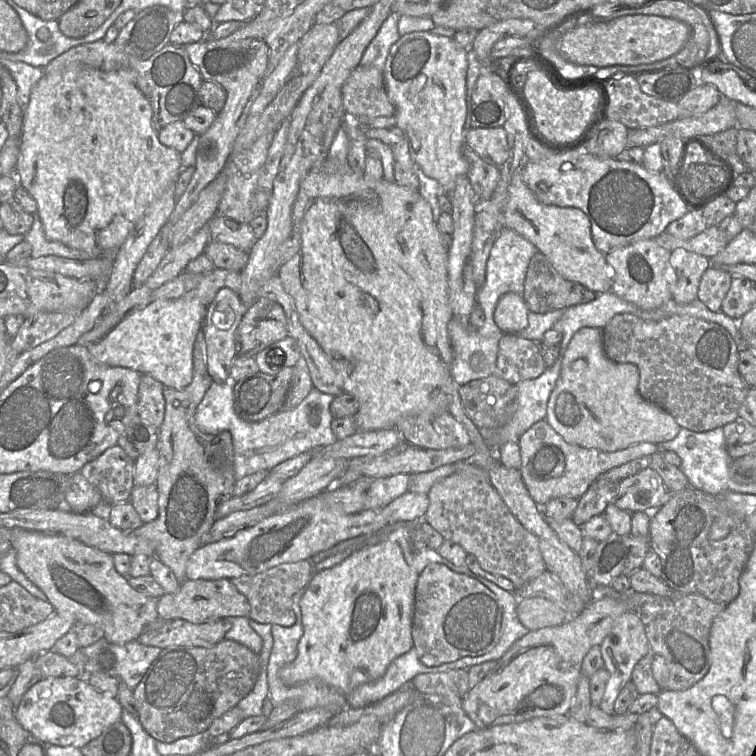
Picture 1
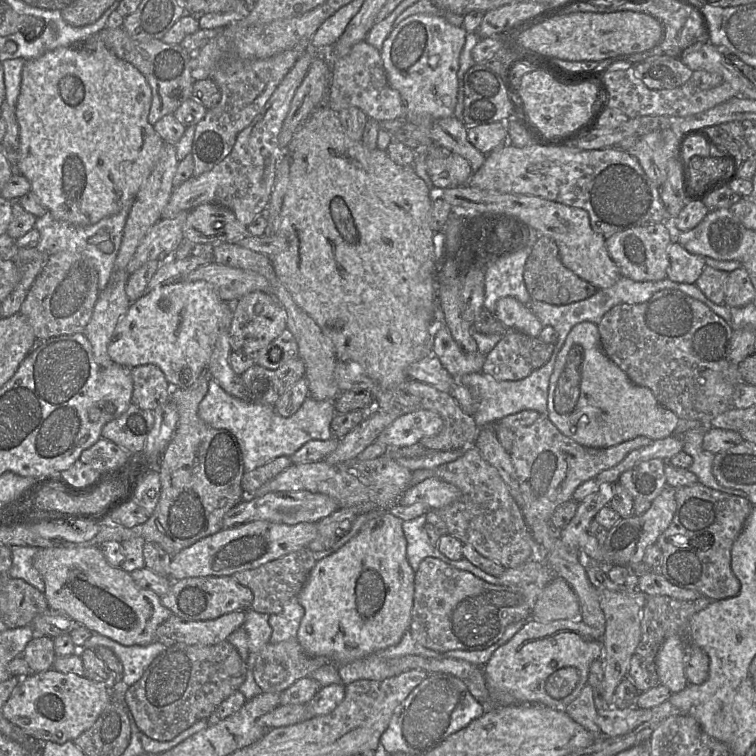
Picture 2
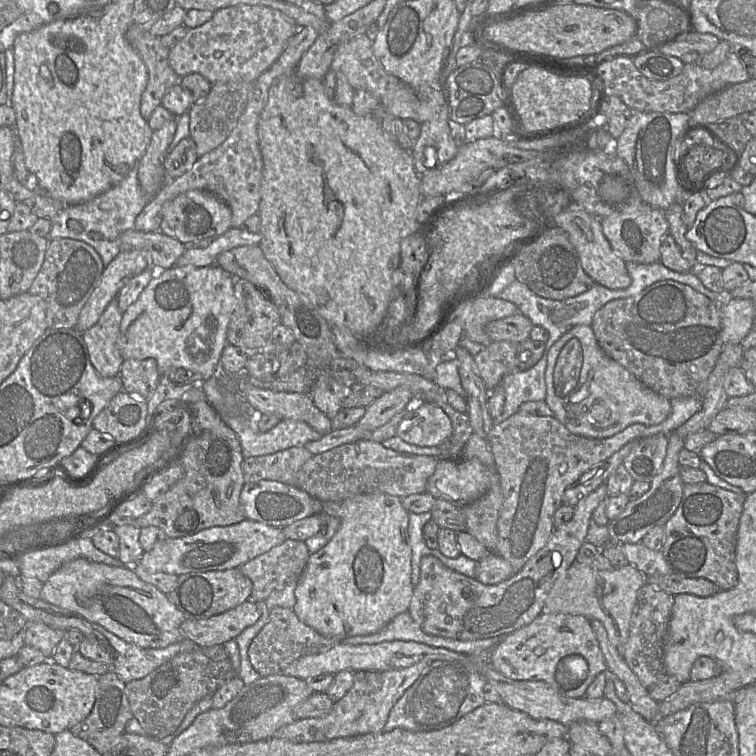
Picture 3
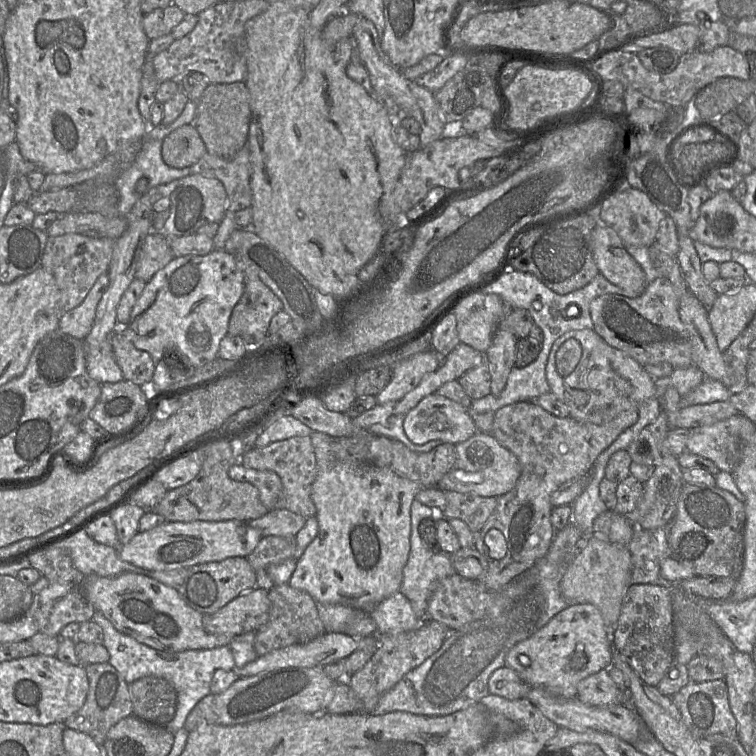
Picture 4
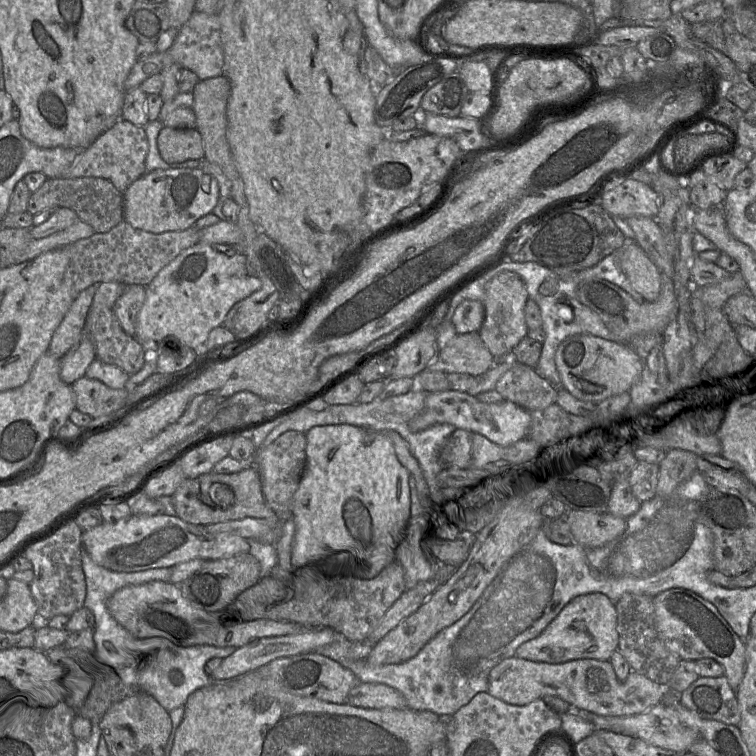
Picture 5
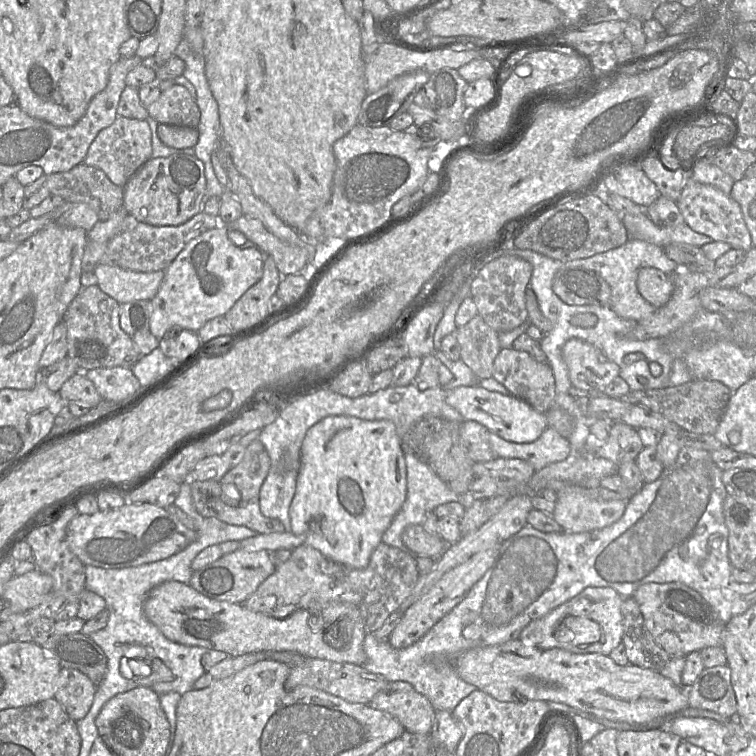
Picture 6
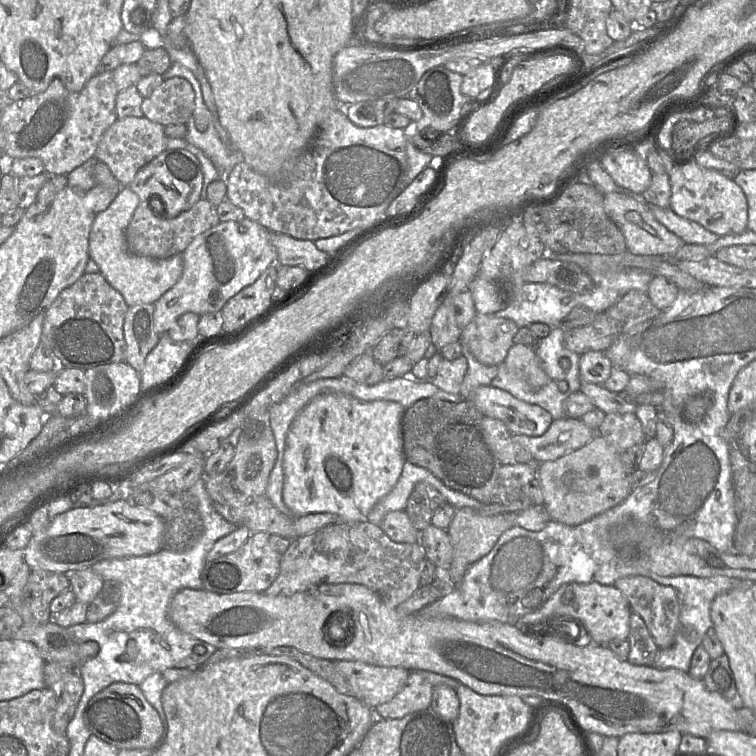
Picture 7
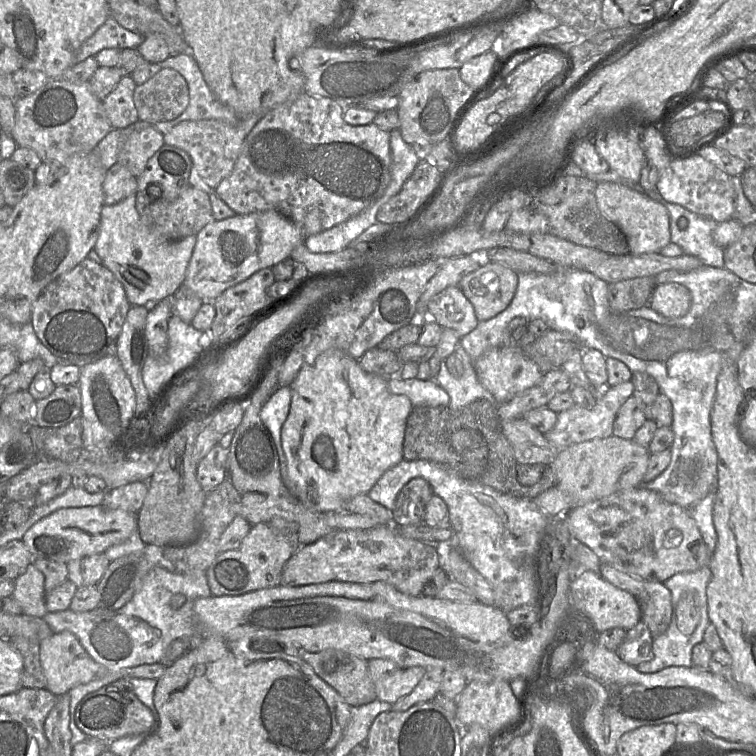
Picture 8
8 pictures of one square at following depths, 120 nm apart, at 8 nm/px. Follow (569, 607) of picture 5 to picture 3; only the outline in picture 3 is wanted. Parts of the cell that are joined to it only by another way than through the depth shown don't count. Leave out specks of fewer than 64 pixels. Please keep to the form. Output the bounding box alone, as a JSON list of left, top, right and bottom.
[488,613,608,698]

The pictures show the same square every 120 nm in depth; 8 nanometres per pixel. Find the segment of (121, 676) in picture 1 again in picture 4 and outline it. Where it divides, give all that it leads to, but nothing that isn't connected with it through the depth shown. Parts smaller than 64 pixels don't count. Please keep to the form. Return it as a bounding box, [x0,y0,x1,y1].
[92,610,235,735]

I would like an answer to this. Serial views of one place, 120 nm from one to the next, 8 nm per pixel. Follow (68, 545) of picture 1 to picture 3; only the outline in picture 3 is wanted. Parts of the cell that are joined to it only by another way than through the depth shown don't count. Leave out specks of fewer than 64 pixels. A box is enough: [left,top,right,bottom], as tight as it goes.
[41,558,185,648]

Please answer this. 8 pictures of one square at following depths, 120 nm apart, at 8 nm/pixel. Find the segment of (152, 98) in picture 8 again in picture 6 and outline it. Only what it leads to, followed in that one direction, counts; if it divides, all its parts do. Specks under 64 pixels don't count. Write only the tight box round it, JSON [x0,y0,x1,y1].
[147,84,200,128]

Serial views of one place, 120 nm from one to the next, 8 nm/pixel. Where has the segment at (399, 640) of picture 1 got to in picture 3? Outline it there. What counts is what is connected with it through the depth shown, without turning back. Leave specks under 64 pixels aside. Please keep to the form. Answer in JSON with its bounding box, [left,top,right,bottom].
[294,492,414,642]

